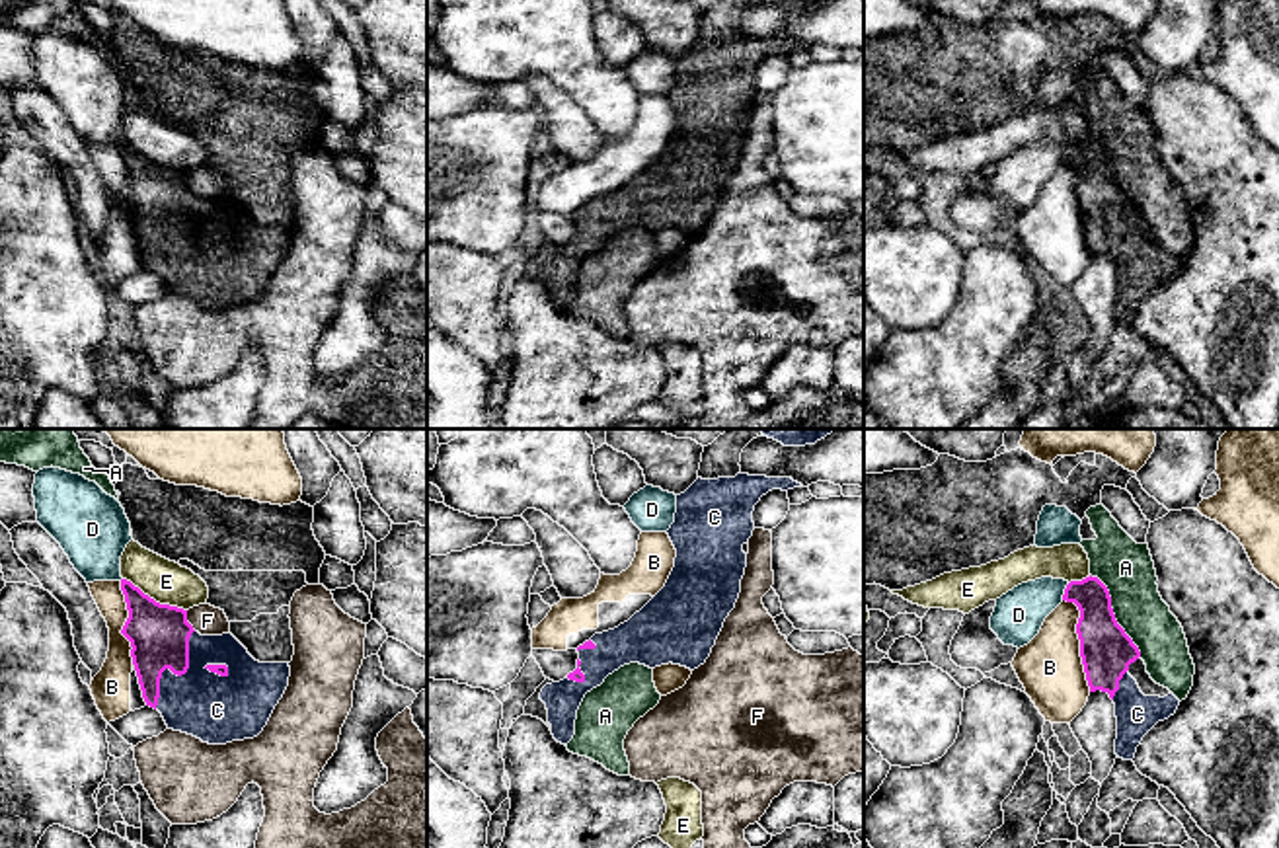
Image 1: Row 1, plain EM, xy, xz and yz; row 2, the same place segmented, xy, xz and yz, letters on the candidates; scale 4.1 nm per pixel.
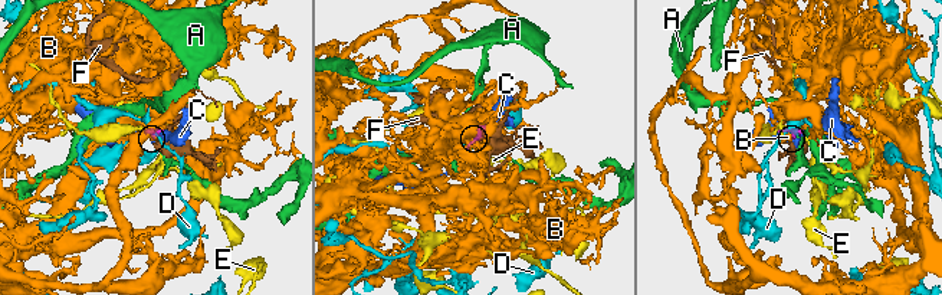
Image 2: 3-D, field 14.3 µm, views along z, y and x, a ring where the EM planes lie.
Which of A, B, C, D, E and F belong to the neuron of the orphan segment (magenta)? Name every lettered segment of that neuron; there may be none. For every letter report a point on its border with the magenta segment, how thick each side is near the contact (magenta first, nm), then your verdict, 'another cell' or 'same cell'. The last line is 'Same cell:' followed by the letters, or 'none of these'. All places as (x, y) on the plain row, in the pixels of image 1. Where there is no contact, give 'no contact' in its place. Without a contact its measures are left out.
A: yz (1114, 178) | 220/220 nm | another cell
B: yz (1081, 205) | 220/260 nm | another cell
C: xy (176, 236) | 240/280 nm | same cell
D: yz (1065, 154) | 180/200 nm | another cell
E: xy (153, 162) | 240/180 nm | another cell
F: xy (186, 184) | 240/120 nm | another cell
Same cell: C

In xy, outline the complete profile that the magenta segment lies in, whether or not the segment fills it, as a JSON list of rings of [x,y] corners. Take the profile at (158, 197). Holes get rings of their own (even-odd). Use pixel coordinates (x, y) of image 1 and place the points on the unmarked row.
[[[121,142],[121,154],[129,173],[121,197],[131,205],[131,220],[142,261],[146,269],[162,277],[168,292],[193,298],[209,308],[257,300],[289,250],[289,226],[255,224],[232,197],[201,199],[187,185],[187,173],[156,166],[127,142]]]

